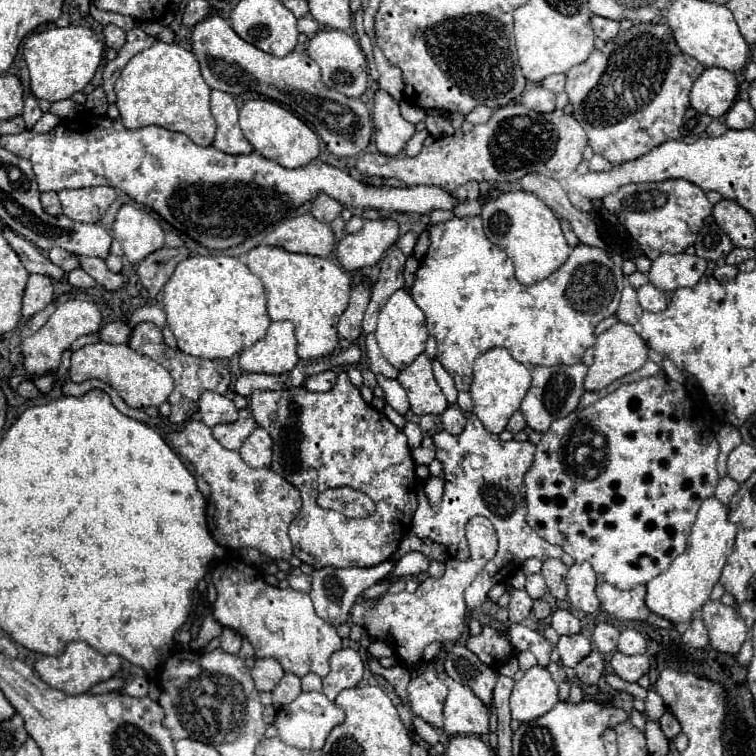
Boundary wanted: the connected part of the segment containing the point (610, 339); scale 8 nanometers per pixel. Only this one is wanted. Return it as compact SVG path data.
M617 322L615 326L611 326L609 330L605 330L603 334L597 336L595 362L585 376L585 390L599 392L599 390L607 388L609 384L613 384L615 380L619 380L621 376L639 370L645 362L647 362L647 344L643 342L643 338L633 330L633 326Z

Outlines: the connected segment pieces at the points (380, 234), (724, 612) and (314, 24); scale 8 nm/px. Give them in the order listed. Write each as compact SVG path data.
M365 220L365 226L357 234L347 234L337 244L337 260L339 264L351 272L357 268L373 266L379 262L383 252L395 244L399 238L399 226L393 220Z
M709 600L703 608L703 622L709 630L711 646L725 654L737 654L747 640L747 626L733 606Z
M311 16L299 18L299 32L301 32L301 34L311 36L311 34L315 34L317 30L319 30L319 22L317 22L317 20L313 20Z

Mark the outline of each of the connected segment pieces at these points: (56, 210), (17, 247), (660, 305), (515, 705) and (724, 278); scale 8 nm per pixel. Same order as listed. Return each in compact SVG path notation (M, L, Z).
M45 192L45 194L41 194L41 206L43 206L43 210L45 210L47 214L51 214L51 216L61 216L61 214L63 214L63 212L61 212L61 202L59 202L59 198L57 198L55 192Z
M3 228L3 236L11 244L11 248L17 252L17 256L21 258L21 262L27 268L29 274L41 274L41 276L49 276L49 278L55 278L55 280L65 278L65 272L59 266L55 266L45 256L45 252L41 248L37 248L33 242L29 242L23 236L17 236L9 228Z
M645 284L637 290L639 294L639 304L643 310L651 310L651 312L661 312L667 306L667 296L663 290L655 288L653 284Z
M533 666L513 686L511 714L519 722L529 722L553 710L557 702L557 682L543 666Z
M725 264L725 266L717 266L715 270L713 270L713 276L719 280L719 282L729 282L729 280L733 280L735 276L737 276L737 268L735 266L729 266L729 264Z

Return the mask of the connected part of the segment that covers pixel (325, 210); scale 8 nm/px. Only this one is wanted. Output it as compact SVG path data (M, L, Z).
M319 194L311 202L311 214L323 224L331 224L341 214L341 210L343 210L343 206L337 200L333 200L333 198L325 196L325 194Z

